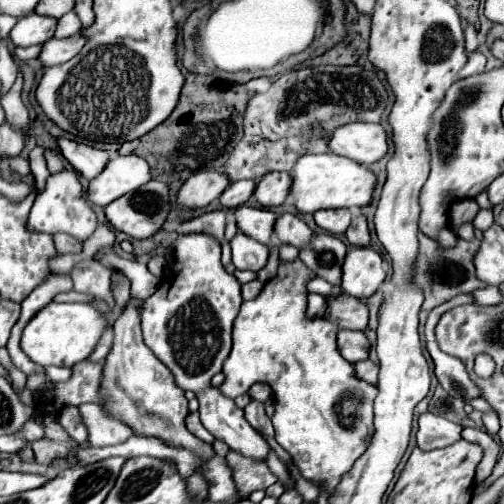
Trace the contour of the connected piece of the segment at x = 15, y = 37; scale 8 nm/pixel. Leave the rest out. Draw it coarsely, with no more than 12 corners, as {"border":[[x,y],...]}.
{"border":[[31,13],[9,33],[15,47],[41,45],[57,19]]}

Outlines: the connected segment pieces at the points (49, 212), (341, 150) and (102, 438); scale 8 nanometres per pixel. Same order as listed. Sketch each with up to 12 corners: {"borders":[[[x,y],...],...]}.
{"borders":[[[75,171],[47,179],[27,227],[69,233],[81,243],[97,229]],[[347,123],[327,145],[371,165],[387,153],[379,123]],[[97,403],[79,405],[93,447],[125,442],[133,431]]]}

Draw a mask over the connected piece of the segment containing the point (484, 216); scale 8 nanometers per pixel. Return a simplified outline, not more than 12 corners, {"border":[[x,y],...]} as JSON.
{"border":[[481,209],[473,223],[481,231],[493,225],[493,209]]}

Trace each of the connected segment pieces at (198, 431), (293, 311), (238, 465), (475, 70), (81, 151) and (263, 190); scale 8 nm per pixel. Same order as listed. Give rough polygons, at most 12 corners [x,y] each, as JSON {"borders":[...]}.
{"borders":[[[189,413],[187,429],[205,443],[215,441],[201,425],[199,413]],[[303,261],[243,301],[229,399],[267,383],[277,443],[331,493],[377,387],[305,317]],[[227,455],[235,485],[245,499],[277,481],[265,463]],[[471,53],[467,67],[459,79],[485,71],[485,57]],[[57,139],[65,161],[85,179],[97,177],[109,161],[71,139]],[[289,173],[263,175],[253,197],[263,207],[285,201],[291,187]]]}

